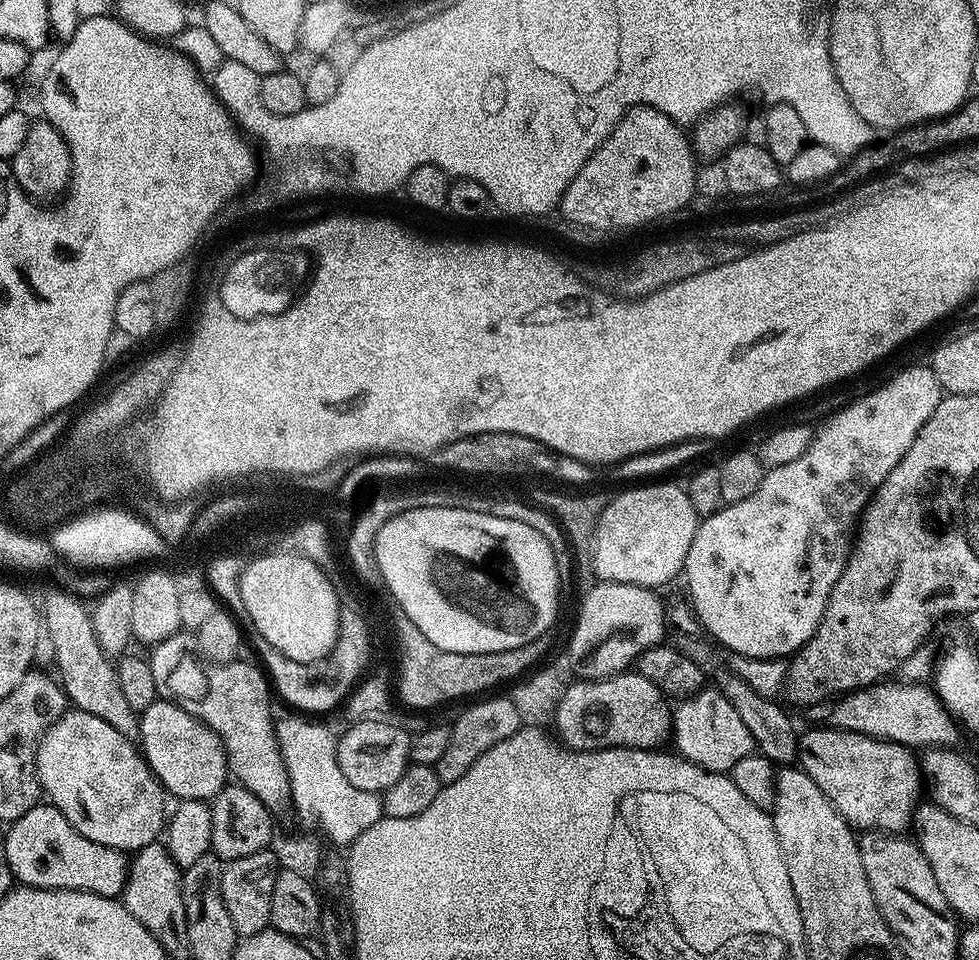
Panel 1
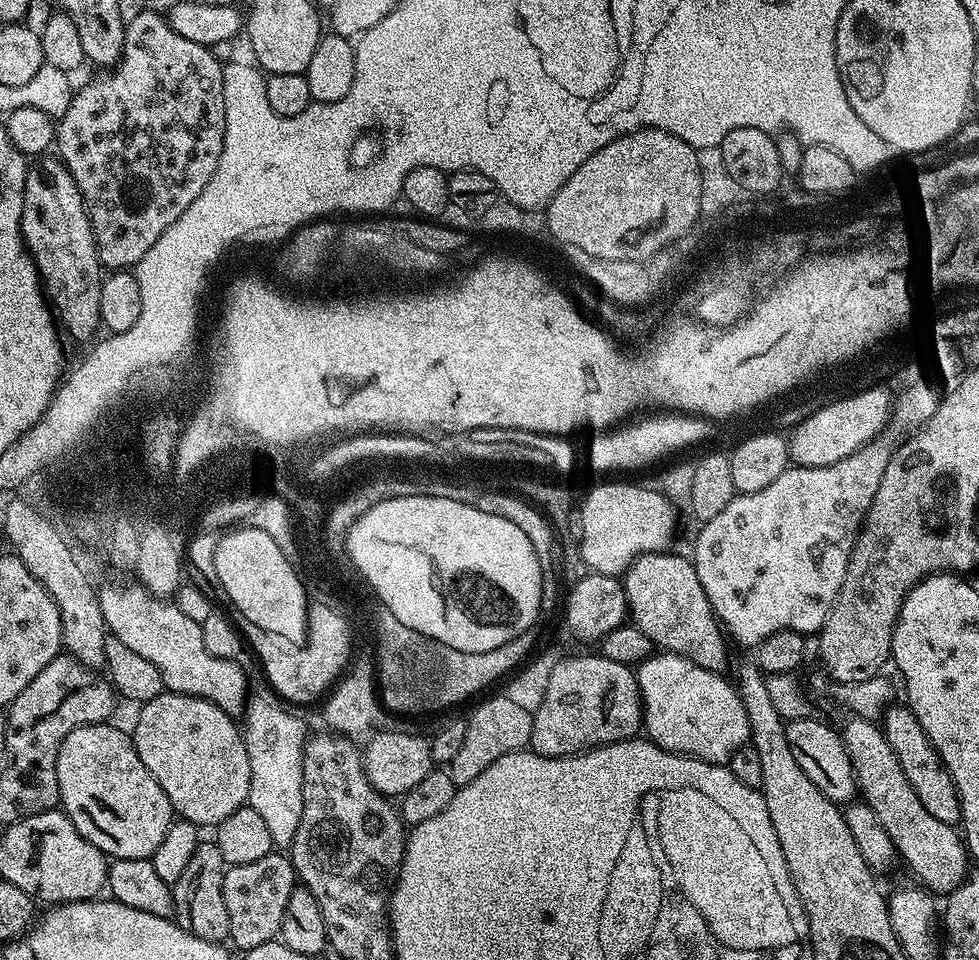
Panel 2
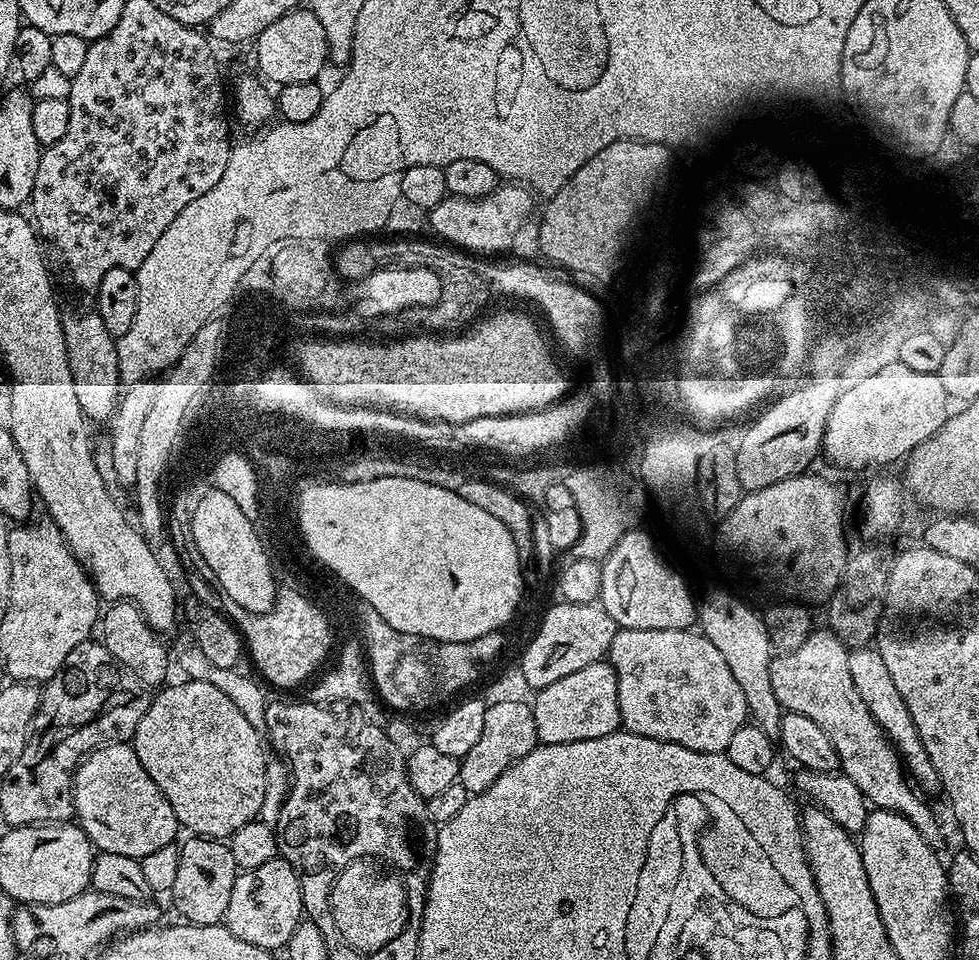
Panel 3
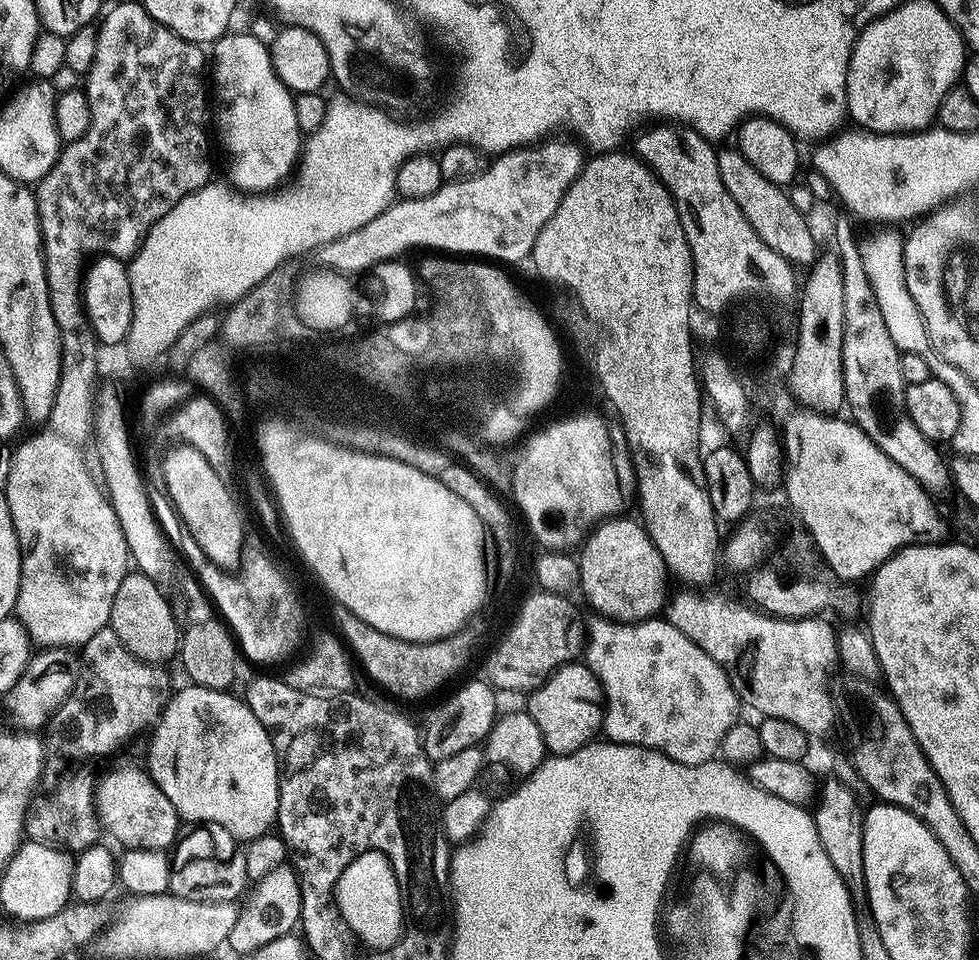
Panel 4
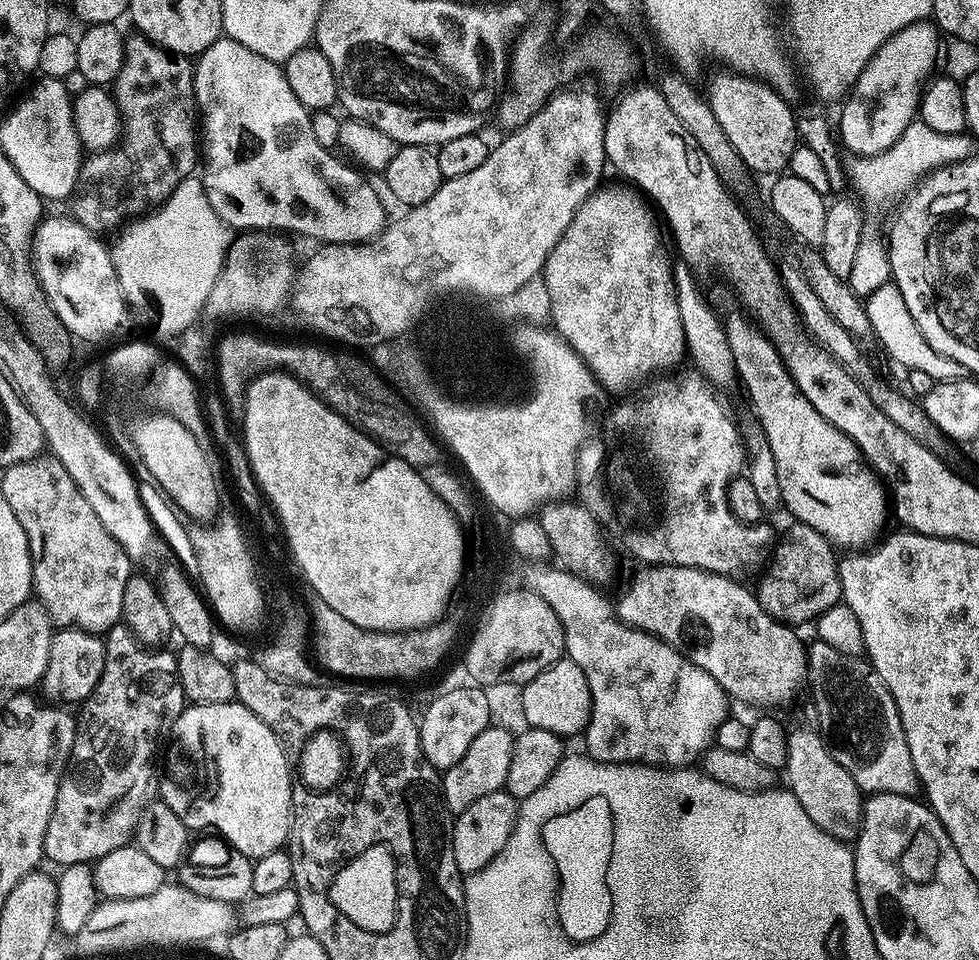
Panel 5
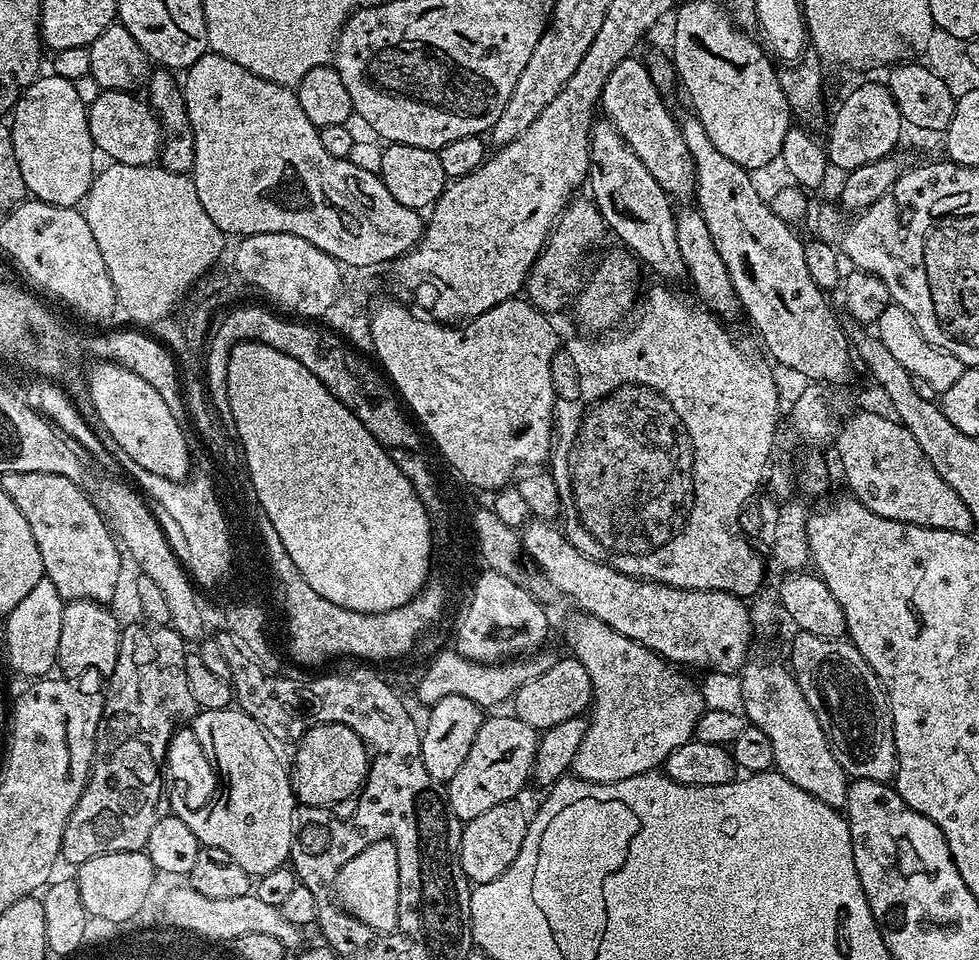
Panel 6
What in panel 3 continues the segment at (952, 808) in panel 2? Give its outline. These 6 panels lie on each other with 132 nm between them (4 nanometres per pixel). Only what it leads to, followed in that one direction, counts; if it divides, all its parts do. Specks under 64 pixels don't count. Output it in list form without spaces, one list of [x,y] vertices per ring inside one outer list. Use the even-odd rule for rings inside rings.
[[[856,650],[848,657],[850,678],[854,678],[854,690],[866,702],[874,722],[888,738],[888,743],[896,750],[907,775],[914,781],[921,793],[941,791],[938,770],[934,770],[934,762],[930,762],[930,754],[926,754],[926,746],[922,746],[922,738],[914,726],[914,718],[910,710],[906,710],[906,702],[902,702],[902,694],[898,694],[898,686],[894,686],[894,678],[890,678],[890,670],[886,670],[886,662],[882,662],[879,652],[875,650]]]

